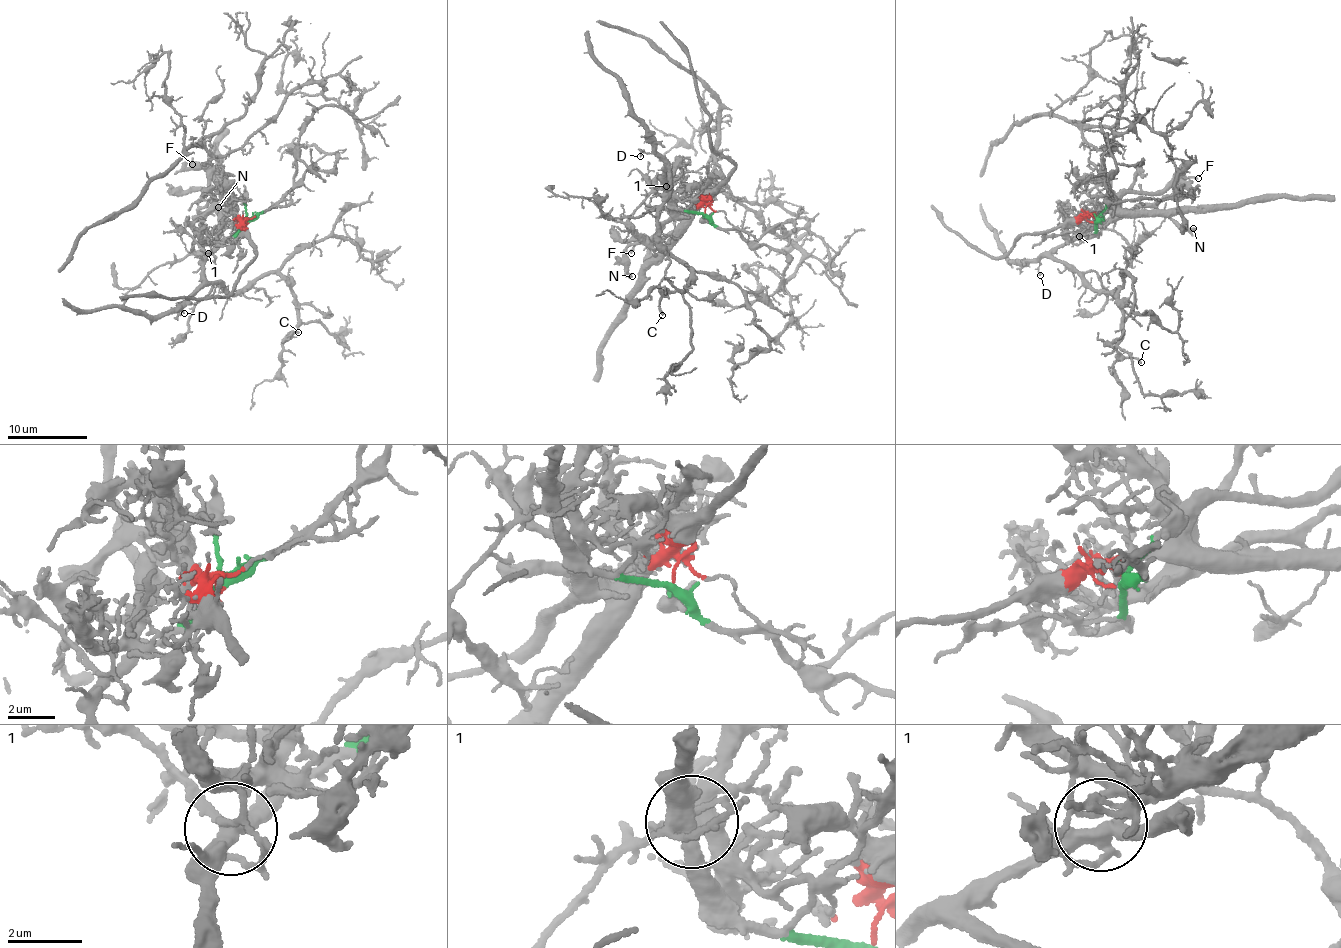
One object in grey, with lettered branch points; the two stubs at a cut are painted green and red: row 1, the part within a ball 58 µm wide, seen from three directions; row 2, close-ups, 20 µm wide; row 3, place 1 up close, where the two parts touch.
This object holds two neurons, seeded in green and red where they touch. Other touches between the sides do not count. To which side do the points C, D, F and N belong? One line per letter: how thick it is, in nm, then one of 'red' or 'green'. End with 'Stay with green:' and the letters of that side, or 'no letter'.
C: 200 nm thick; green
D: 120 nm thick; green
F: 190 nm thick; red
N: 180 nm thick; red
Stay with green: C, D

